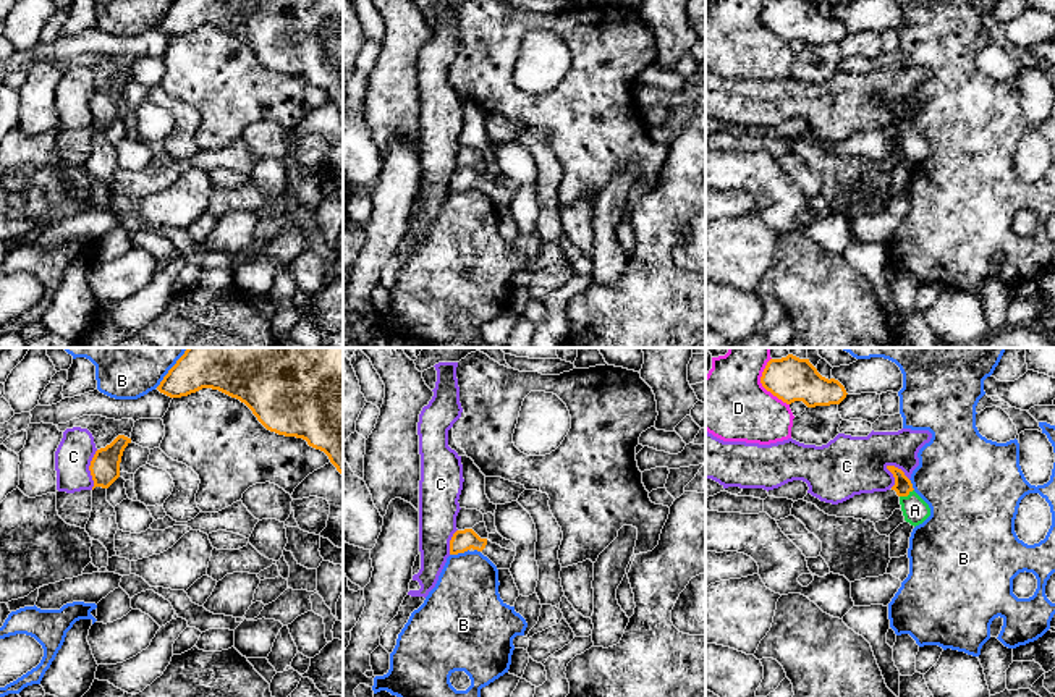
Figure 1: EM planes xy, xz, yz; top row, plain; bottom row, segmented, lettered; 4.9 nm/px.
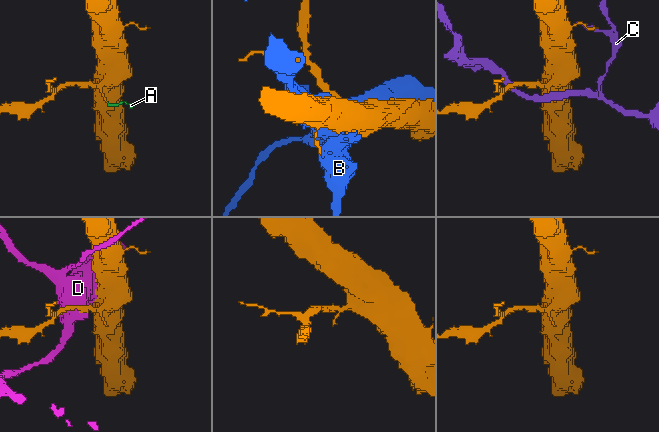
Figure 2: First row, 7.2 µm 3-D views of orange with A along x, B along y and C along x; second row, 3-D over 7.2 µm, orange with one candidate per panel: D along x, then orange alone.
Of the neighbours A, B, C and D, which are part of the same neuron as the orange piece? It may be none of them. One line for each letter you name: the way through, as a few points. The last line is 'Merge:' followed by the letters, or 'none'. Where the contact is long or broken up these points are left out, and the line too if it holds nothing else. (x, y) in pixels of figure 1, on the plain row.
A: across yz (903, 123), (906, 133), (915, 147)
Merge: A

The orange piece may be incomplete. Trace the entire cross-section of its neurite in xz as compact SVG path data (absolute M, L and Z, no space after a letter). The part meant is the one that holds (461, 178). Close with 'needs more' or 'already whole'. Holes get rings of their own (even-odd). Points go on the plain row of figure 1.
M472 167L456 168L450 178L450 192L464 189L481 189L487 194L497 207L510 207L516 189L502 186L489 176L481 176Z | needs more

